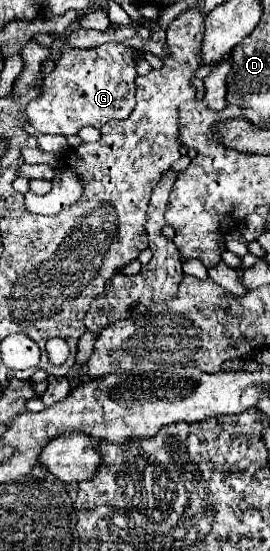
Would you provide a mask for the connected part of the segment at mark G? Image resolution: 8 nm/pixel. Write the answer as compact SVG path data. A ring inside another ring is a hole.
M105 43L95 49L65 49L61 59L57 61L55 69L43 81L43 93L39 99L29 103L27 119L31 121L33 129L39 133L49 135L77 135L81 127L95 127L101 129L111 119L127 119L135 107L135 57L139 55L137 49L125 47L121 43Z

